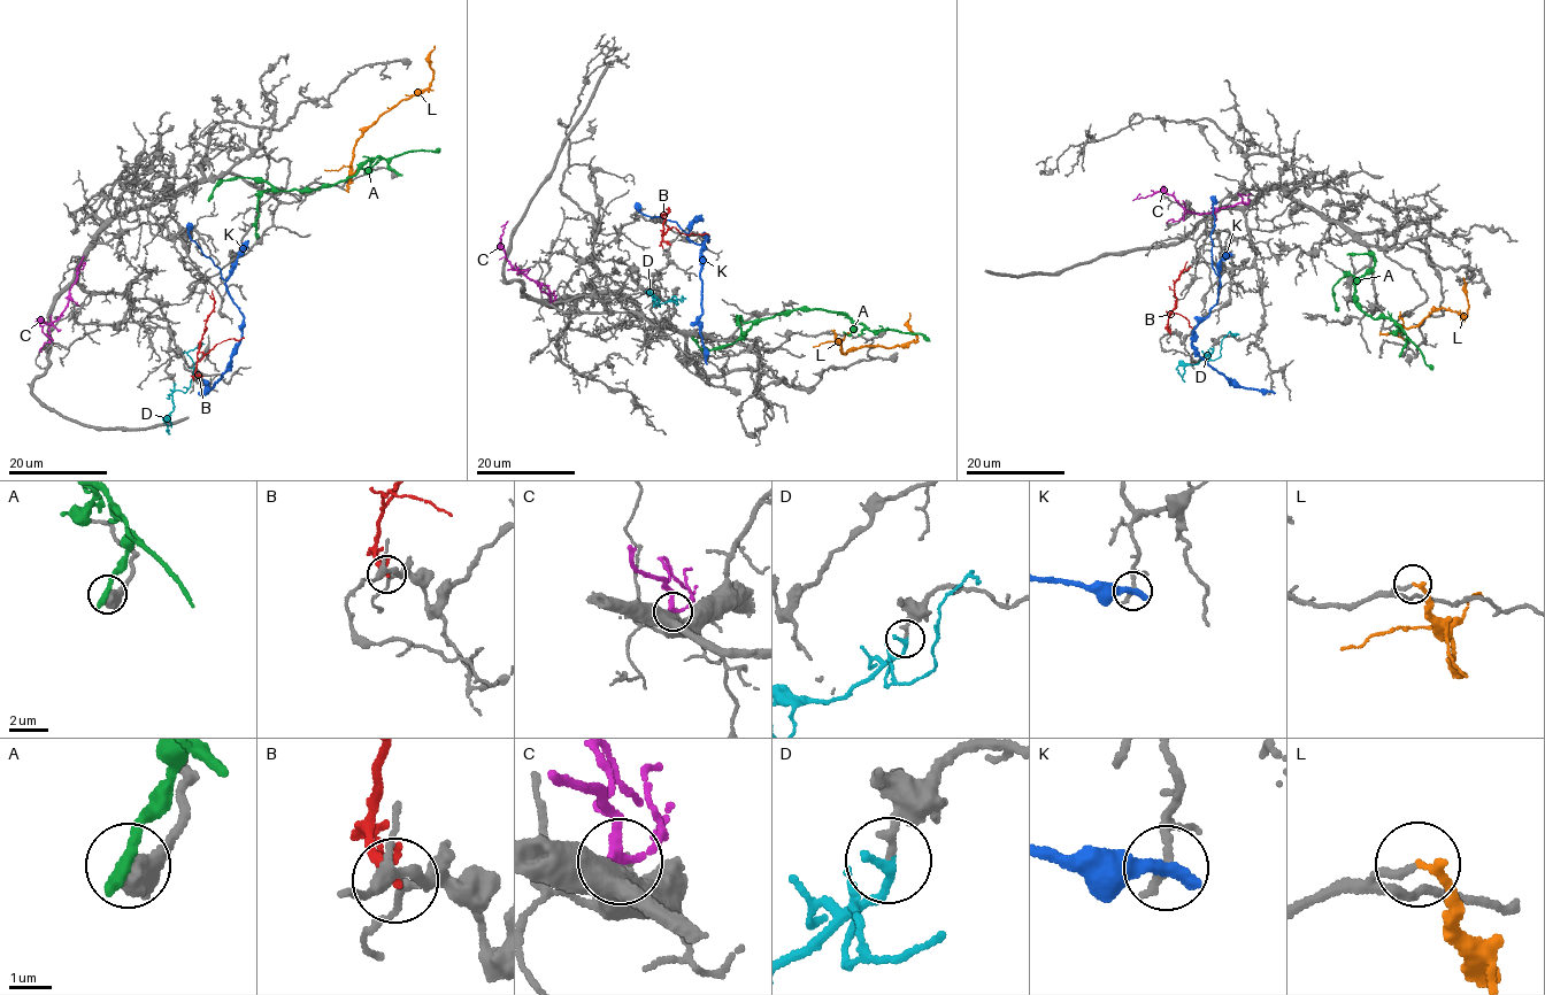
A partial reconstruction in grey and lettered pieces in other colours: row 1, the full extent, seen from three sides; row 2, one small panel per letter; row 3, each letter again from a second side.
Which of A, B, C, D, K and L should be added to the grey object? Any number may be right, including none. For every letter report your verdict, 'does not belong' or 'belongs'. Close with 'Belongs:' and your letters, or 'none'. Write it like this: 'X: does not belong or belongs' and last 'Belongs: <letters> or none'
A: does not belong
B: does not belong
C: does not belong
D: belongs
K: does not belong
L: does not belong
Belongs: D

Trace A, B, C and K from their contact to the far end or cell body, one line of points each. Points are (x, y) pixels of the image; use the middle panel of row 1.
A: (883, 330), (875, 332), (823, 309), (792, 310), (762, 318), (732, 342), (706, 351), (692, 337)
B: (670, 244), (661, 239), (665, 220), (662, 215), (669, 211), (666, 209)
C: (550, 301), (540, 284), (516, 270), (499, 245), (508, 221)
K: (705, 361), (699, 272), (700, 249), (708, 240), (698, 245), (676, 222), (642, 214), (638, 203)

